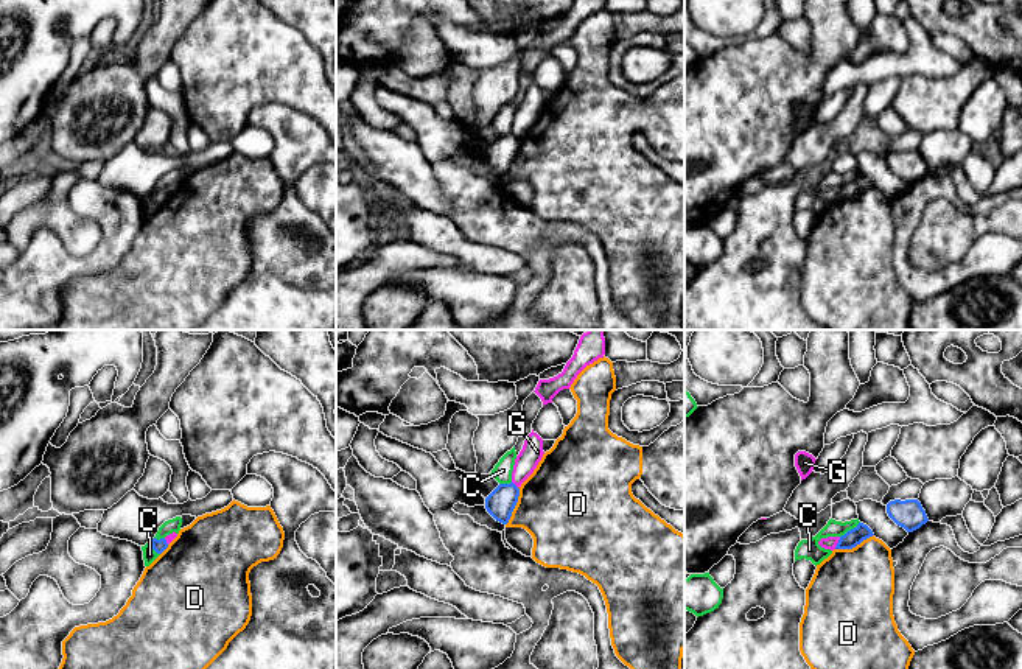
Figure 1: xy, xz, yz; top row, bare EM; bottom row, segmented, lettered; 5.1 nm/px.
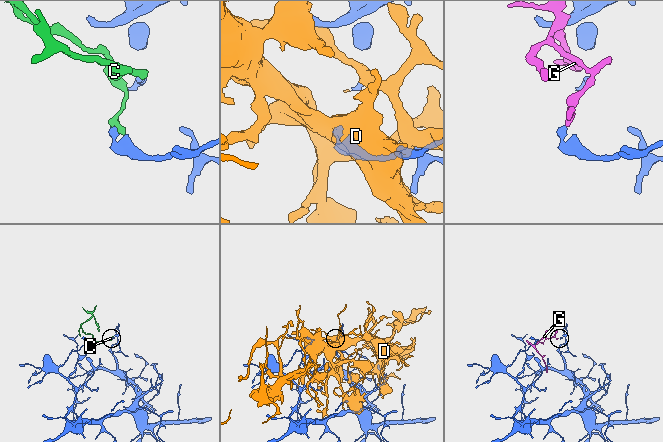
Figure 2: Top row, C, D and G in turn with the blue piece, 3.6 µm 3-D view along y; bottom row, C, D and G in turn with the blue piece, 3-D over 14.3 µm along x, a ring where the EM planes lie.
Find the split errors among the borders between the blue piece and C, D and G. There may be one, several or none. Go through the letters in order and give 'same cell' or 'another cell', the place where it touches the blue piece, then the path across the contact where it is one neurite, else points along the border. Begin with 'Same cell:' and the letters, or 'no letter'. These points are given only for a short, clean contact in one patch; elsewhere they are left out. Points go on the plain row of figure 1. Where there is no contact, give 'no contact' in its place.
Same cell: no letter
C: another cell; contact yz (851, 181); border yz (859, 173), (840, 189)
D: another cell; contact yz (854, 198)
G: another cell; contact yz (837, 195); border yz (840, 189), (834, 199)

